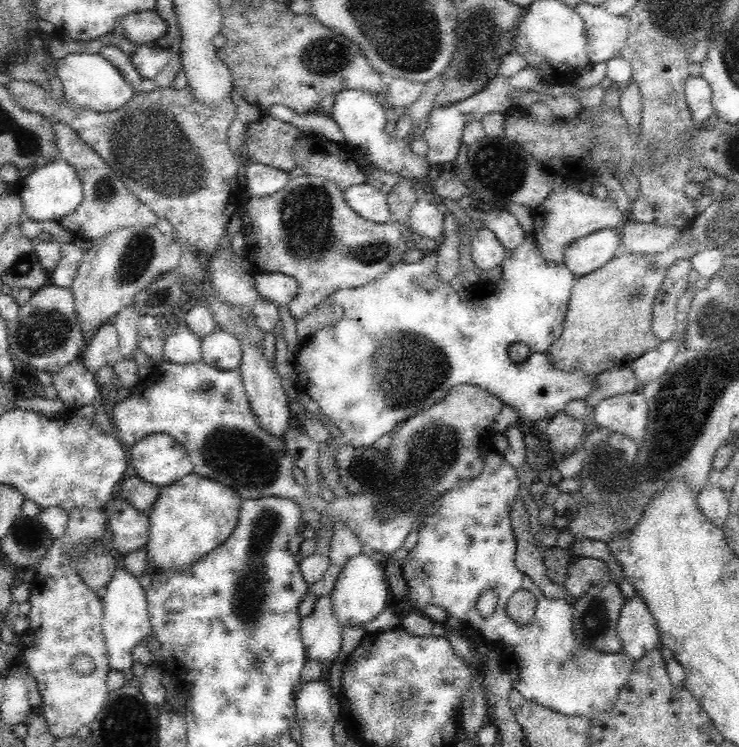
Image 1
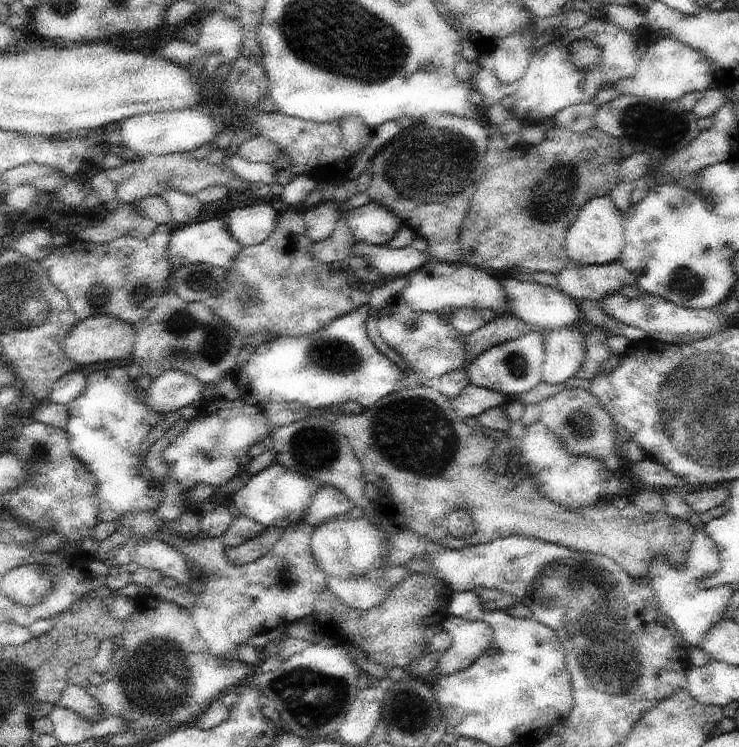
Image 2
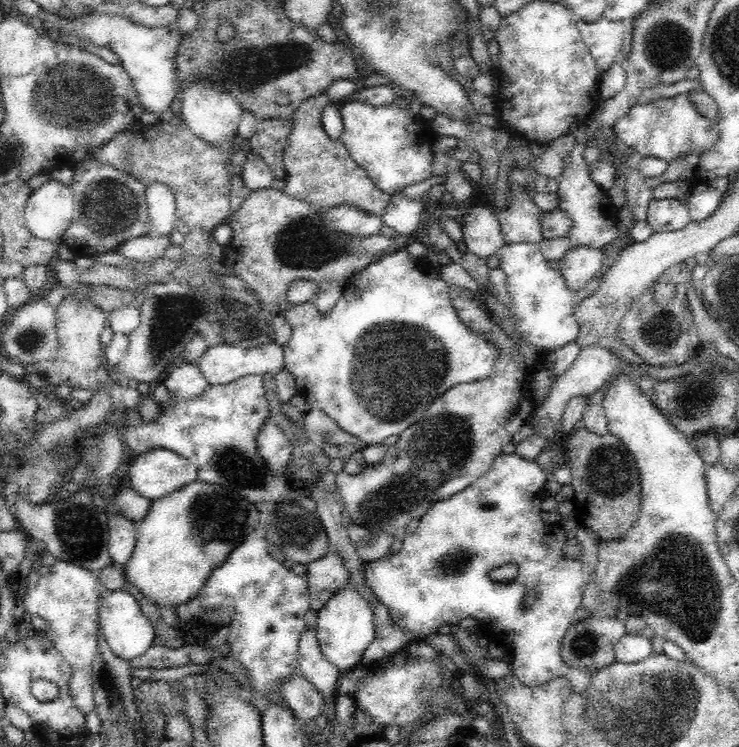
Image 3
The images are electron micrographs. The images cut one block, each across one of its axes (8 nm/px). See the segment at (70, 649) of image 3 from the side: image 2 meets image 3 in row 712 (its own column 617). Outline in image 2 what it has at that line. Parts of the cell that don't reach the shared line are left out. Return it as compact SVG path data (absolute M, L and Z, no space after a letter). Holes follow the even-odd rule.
M660 36L656 44L643 48L641 58L632 78L622 78L614 84L614 90L621 95L652 98L652 100L680 101L686 94L704 92L717 84L708 58L690 46L685 46L675 37Z

